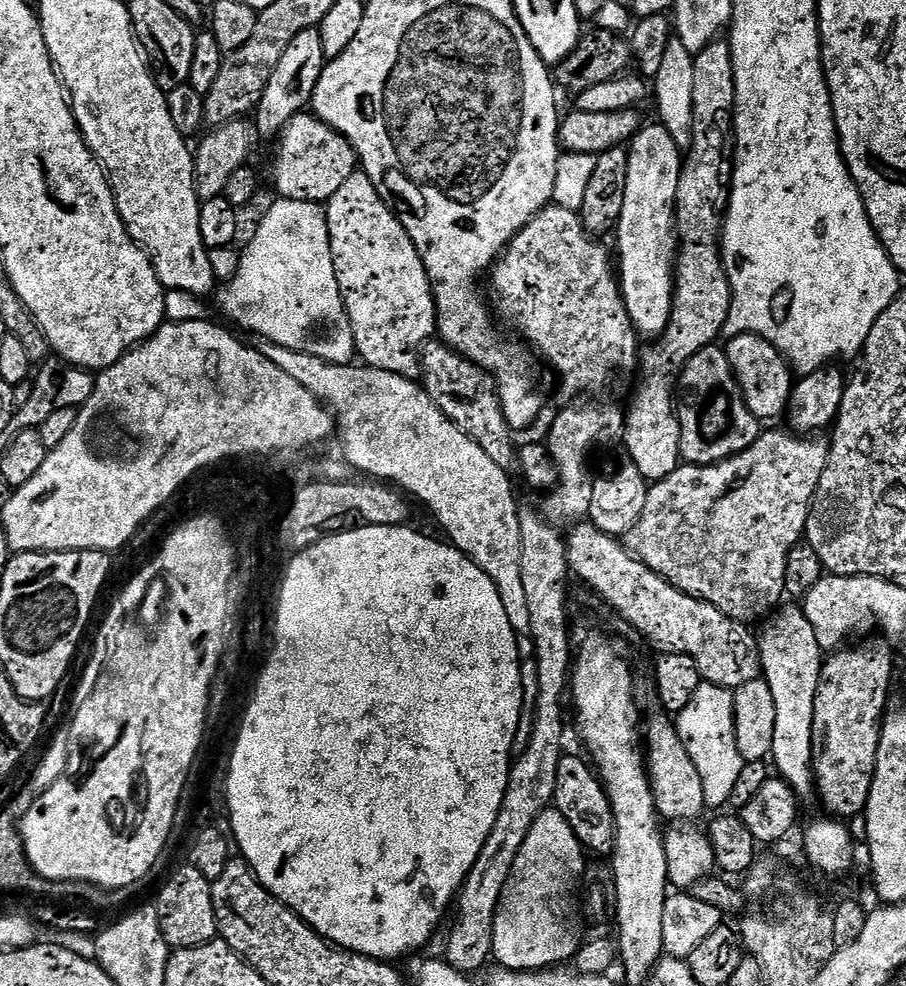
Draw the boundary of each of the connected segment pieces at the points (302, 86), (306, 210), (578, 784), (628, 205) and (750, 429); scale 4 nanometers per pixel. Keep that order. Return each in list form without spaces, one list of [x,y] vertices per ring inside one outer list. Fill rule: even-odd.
[[[319,27],[310,30],[302,30],[290,46],[286,46],[286,54],[274,66],[274,74],[270,74],[270,82],[266,82],[266,90],[262,90],[262,98],[257,102],[254,109],[254,128],[257,133],[276,138],[284,131],[284,127],[299,112],[305,111],[311,105],[312,95],[316,89],[316,83],[322,73],[326,57],[322,50]]]
[[[281,199],[279,203],[276,212],[284,216],[280,224],[272,228],[271,218],[262,217],[252,241],[245,246],[244,253],[240,256],[240,265],[232,276],[232,292],[224,292],[220,296],[221,302],[224,303],[224,312],[238,327],[257,332],[257,337],[271,340],[277,349],[289,348],[295,352],[309,352],[311,356],[327,360],[330,364],[351,365],[352,358],[354,360],[357,355],[356,346],[335,278],[327,218],[321,214],[321,205],[314,202]],[[288,216],[316,217],[313,218],[312,224],[292,224]]]
[[[561,755],[558,762],[558,782],[556,783],[556,811],[570,822],[574,834],[580,844],[589,853],[597,852],[605,858],[611,857],[616,850],[616,819],[612,813],[612,803],[608,800],[608,793],[593,765],[583,755]]]
[[[645,123],[627,145],[628,169],[626,170],[626,199],[622,202],[620,221],[616,223],[616,252],[618,257],[618,279],[624,305],[629,310],[636,308],[669,309],[674,287],[674,237],[676,234],[676,195],[682,163],[682,149],[670,138],[663,124]]]
[[[719,343],[708,344],[682,365],[678,373],[678,399],[676,417],[680,419],[680,455],[686,464],[717,464],[737,456],[742,450],[754,446],[762,431],[761,421],[746,406],[742,390],[728,361],[728,353]]]

